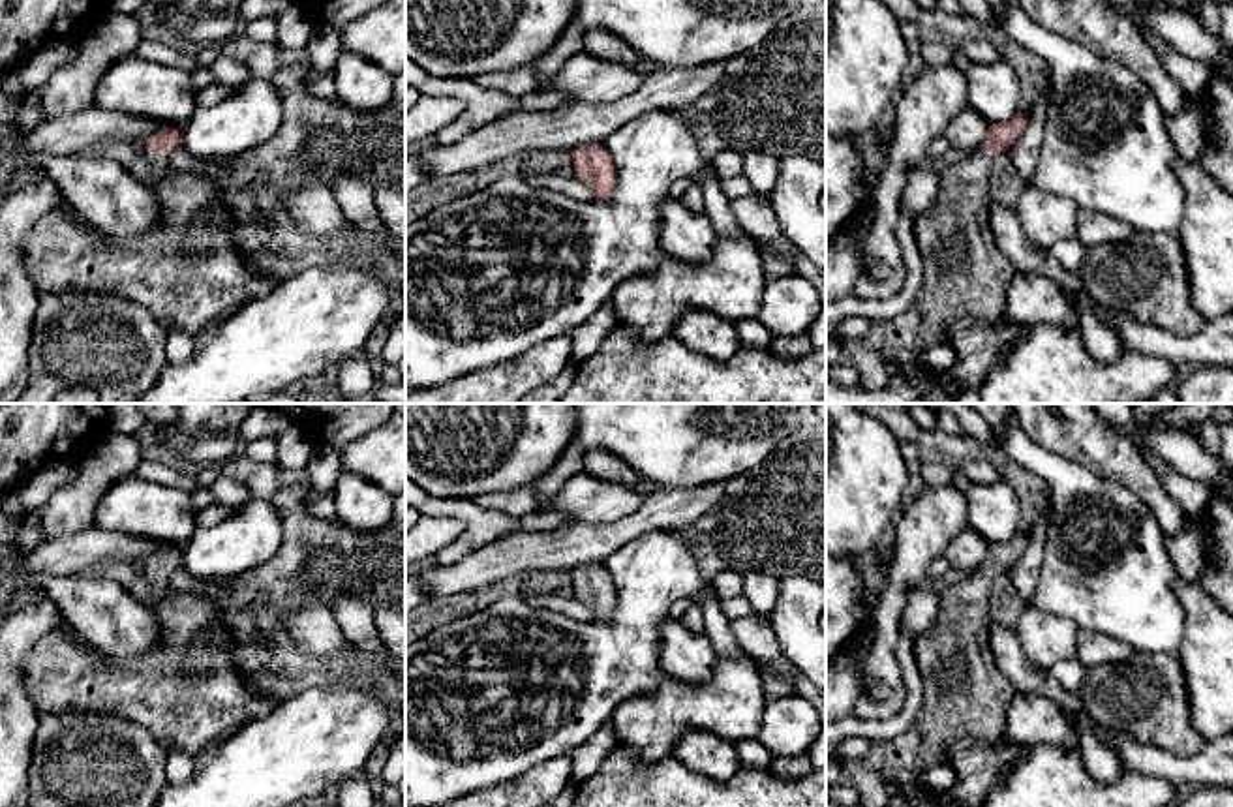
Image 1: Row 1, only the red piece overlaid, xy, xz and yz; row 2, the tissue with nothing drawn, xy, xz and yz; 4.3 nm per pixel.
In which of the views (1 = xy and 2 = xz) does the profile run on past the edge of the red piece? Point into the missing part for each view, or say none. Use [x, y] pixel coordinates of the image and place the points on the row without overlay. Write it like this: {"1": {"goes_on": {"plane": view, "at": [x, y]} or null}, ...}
{"1": {"goes_on": {"plane": "xy", "at": [188, 693]}}, "2": {"goes_on": null}}

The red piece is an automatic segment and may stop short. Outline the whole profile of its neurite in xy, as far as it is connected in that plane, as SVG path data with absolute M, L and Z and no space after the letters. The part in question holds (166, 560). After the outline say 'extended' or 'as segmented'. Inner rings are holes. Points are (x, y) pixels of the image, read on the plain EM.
M182 548L160 550L146 563L154 595L152 614L160 640L152 651L128 659L111 659L84 642L62 621L49 631L23 661L23 678L41 713L98 711L114 713L146 728L165 753L188 753L201 760L223 738L250 721L270 713L276 702L253 693L231 653L231 631L212 599L175 593L171 572L182 565Z | extended

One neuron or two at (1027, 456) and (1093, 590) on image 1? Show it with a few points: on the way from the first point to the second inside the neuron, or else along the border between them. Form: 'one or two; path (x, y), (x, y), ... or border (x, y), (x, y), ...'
one; path (1070, 483), (1128, 517), (1126, 547)

